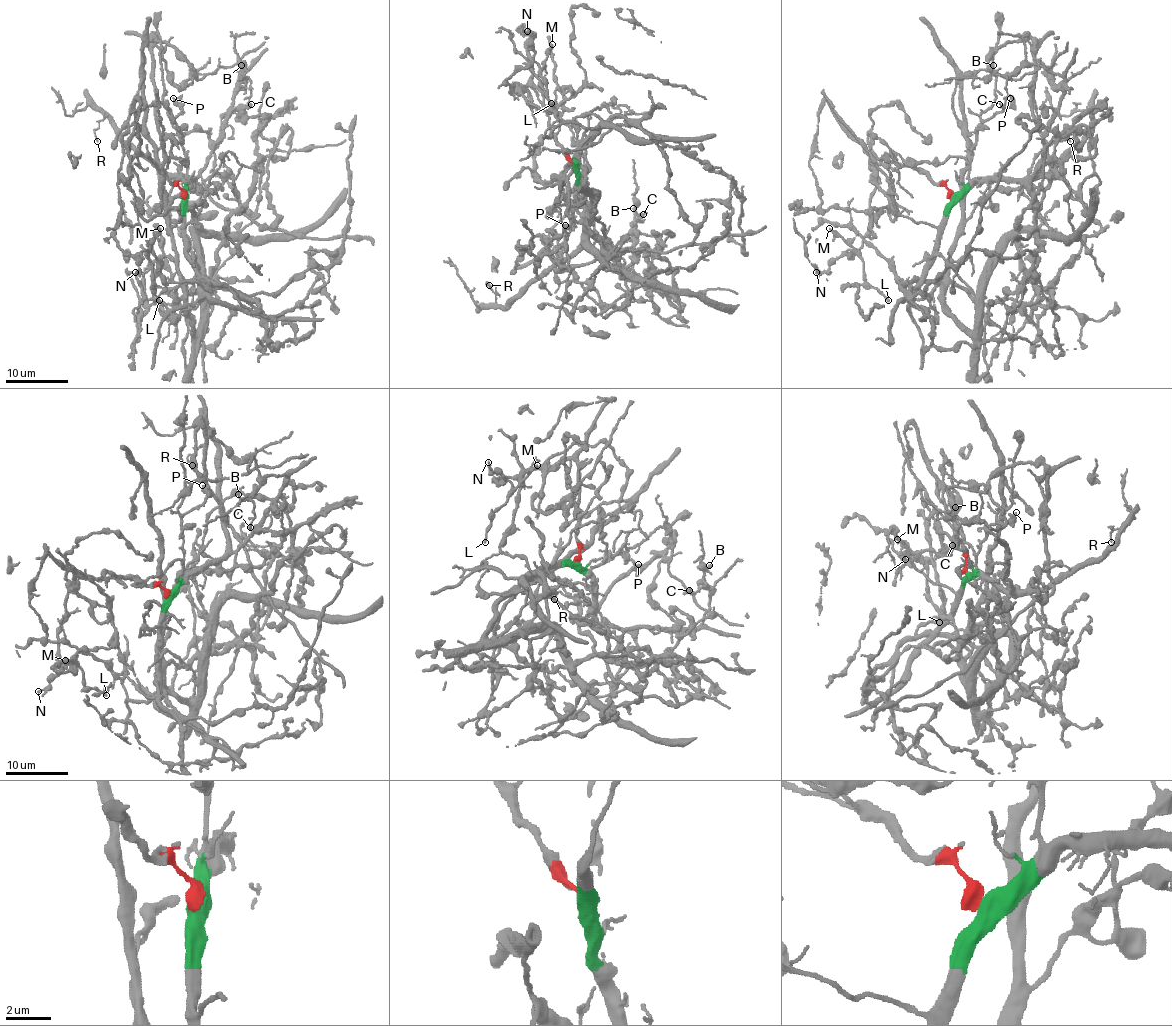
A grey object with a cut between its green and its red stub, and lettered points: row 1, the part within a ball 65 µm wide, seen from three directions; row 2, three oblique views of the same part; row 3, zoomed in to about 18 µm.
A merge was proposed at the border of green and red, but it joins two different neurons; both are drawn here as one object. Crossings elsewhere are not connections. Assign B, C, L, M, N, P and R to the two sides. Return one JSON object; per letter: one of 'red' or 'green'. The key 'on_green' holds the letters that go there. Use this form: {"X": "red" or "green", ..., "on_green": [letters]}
{"B": "green", "C": "green", "L": "red", "M": "red", "N": "red", "P": "green", "R": "green", "on_green": ["B", "C", "P", "R"]}

